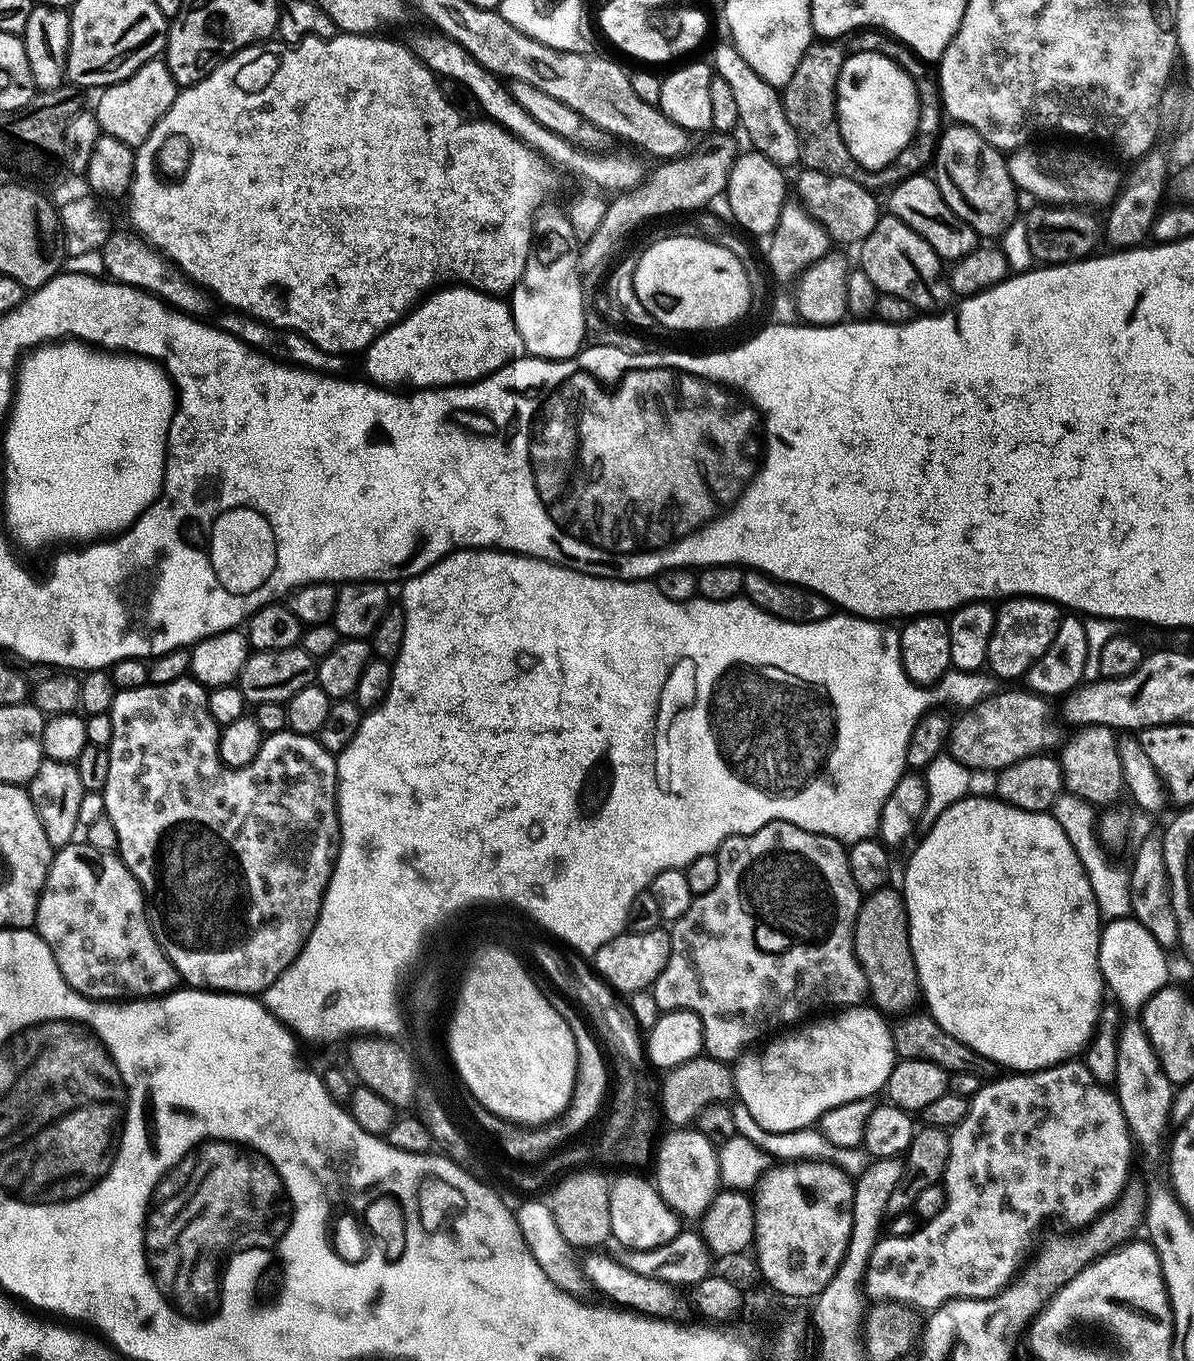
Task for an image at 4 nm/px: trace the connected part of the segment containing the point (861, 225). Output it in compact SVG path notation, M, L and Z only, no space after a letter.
M811 170L801 171L794 186L800 190L799 197L804 200L808 210L824 225L833 241L848 244L851 240L862 242L874 230L880 221L882 209L876 201L877 193L871 188L862 186L846 176L831 176L825 172Z

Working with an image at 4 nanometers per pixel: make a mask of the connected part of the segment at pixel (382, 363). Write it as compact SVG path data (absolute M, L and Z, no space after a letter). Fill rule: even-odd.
M452 286L456 288L444 288L441 292L433 291L432 304L424 304L420 302L415 305L405 315L403 320L396 321L390 327L385 328L375 340L372 341L366 348L363 349L362 357L364 356L364 372L369 381L375 382L380 386L404 386L400 384L416 384L412 386L452 386L457 382L475 382L484 379L485 376L492 372L497 372L498 369L504 368L512 361L520 359L525 355L524 343L522 342L522 334L518 332L518 326L515 325L512 317L512 309L507 299L501 298L496 294L489 294L480 291L478 288L471 286Z

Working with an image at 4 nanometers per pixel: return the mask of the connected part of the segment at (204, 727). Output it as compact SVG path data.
M191 678L166 682L165 684L153 684L149 682L142 685L141 688L126 688L115 693L110 709L113 722L113 737L110 738L110 742L107 744L109 770L107 771L105 786L102 789L104 798L103 815L107 816L118 834L118 842L116 843L118 855L124 861L125 866L132 871L134 878L140 884L140 889L144 892L148 915L152 921L152 932L162 946L164 953L170 958L172 965L176 967L177 977L190 988L202 988L213 992L234 992L237 994L263 994L280 977L282 970L286 970L292 965L294 958L302 950L302 946L306 942L310 930L314 930L316 919L320 913L320 907L324 901L324 892L328 888L328 883L332 877L332 866L338 851L338 837L340 834L340 818L336 811L336 756L326 751L320 745L319 739L315 735L303 736L300 732L285 730L283 732L274 732L265 735L262 746L254 758L254 762L250 762L241 768L227 768L220 757L221 725L217 724L215 718L210 714L210 710L208 709L208 694L209 689Z

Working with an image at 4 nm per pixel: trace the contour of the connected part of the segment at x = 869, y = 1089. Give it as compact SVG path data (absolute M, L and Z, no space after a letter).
M853 1006L825 1016L828 1016L825 1020L813 1019L808 1022L813 1024L793 1027L796 1028L793 1032L777 1040L769 1039L769 1044L761 1052L745 1051L735 1061L734 1075L739 1103L750 1110L754 1122L758 1122L762 1130L785 1133L813 1127L825 1112L846 1102L875 1097L875 1092L887 1085L898 1057L892 1037L893 1025L884 1021L887 1020L885 1013L875 1006Z

